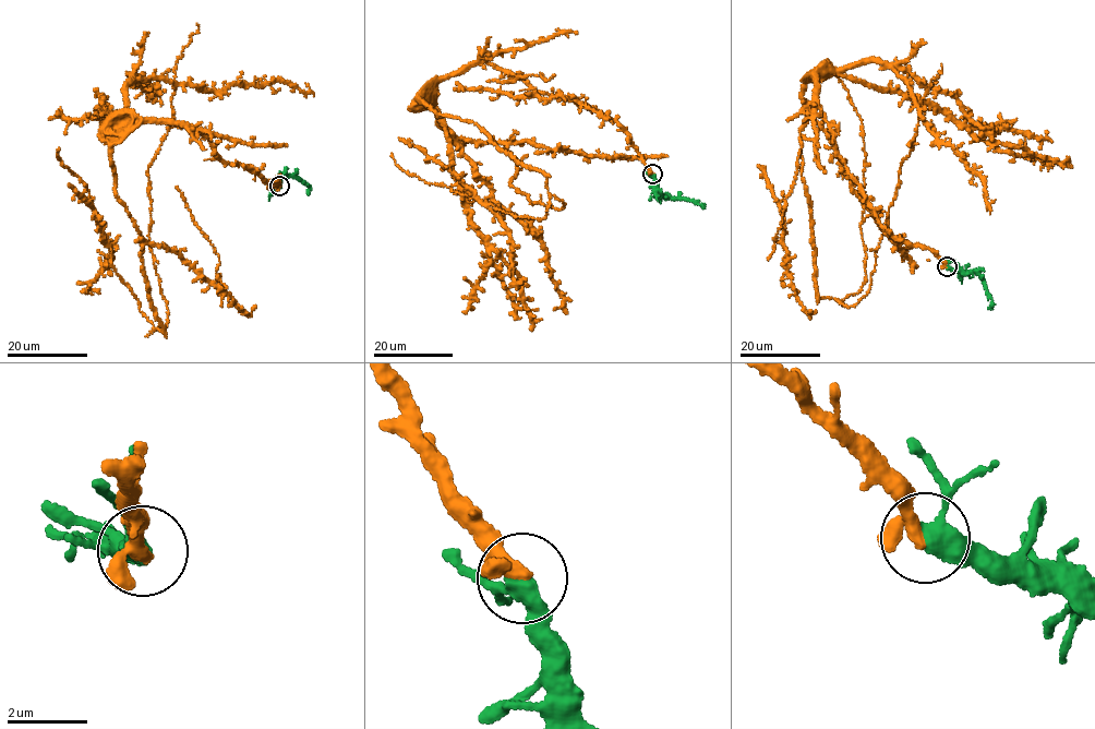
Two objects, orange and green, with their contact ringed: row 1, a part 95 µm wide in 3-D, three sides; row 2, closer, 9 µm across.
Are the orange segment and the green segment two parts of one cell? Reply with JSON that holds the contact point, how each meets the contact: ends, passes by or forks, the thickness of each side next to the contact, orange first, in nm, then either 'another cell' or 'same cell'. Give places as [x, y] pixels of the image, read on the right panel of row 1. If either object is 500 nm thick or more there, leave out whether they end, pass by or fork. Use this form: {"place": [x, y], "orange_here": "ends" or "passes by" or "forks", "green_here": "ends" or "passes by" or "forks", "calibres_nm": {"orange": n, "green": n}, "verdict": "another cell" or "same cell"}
{"place": [947, 266], "orange_here": "passes by", "green_here": "passes by", "calibres_nm": {"orange": 280, "green": 380}, "verdict": "same cell"}

